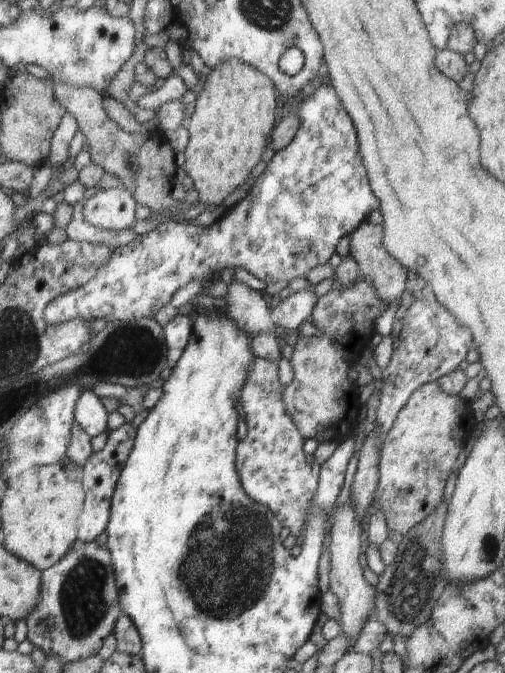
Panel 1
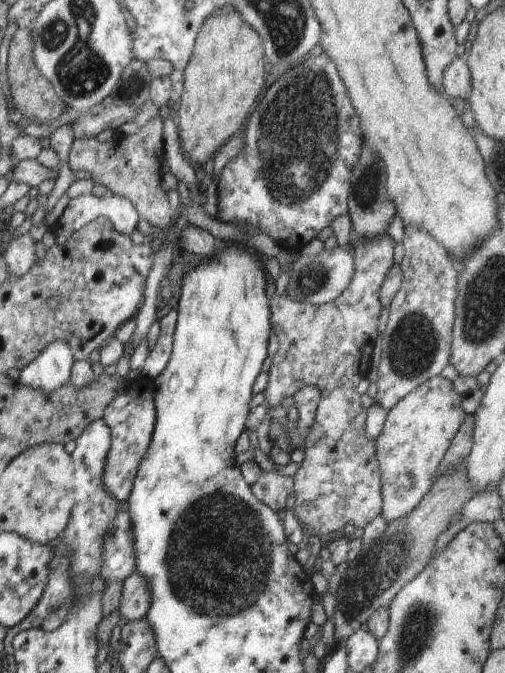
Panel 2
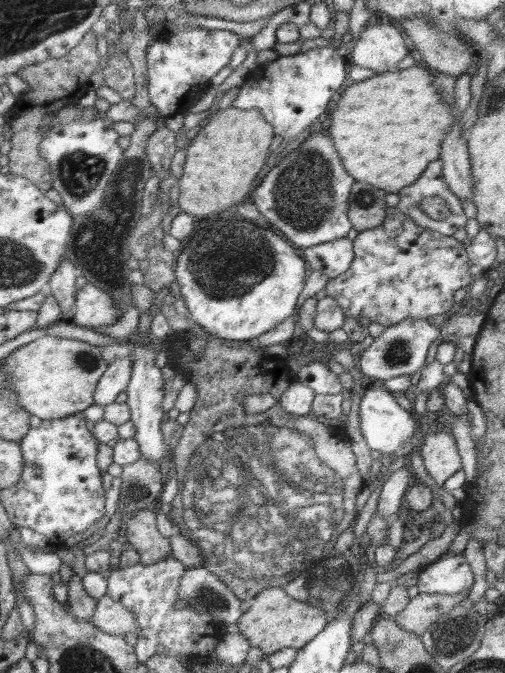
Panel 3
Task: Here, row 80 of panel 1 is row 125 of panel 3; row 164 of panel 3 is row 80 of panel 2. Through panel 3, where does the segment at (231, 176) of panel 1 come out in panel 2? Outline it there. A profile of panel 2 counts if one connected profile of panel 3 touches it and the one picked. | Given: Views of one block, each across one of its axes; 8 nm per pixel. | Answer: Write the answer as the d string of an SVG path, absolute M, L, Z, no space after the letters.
M234 7L215 8L205 23L202 23L197 32L192 56L184 68L181 104L174 115L179 130L181 150L186 151L194 162L200 164L209 162L213 152L217 151L222 143L242 131L262 92L267 62L260 35L247 22L244 22L241 14Z

